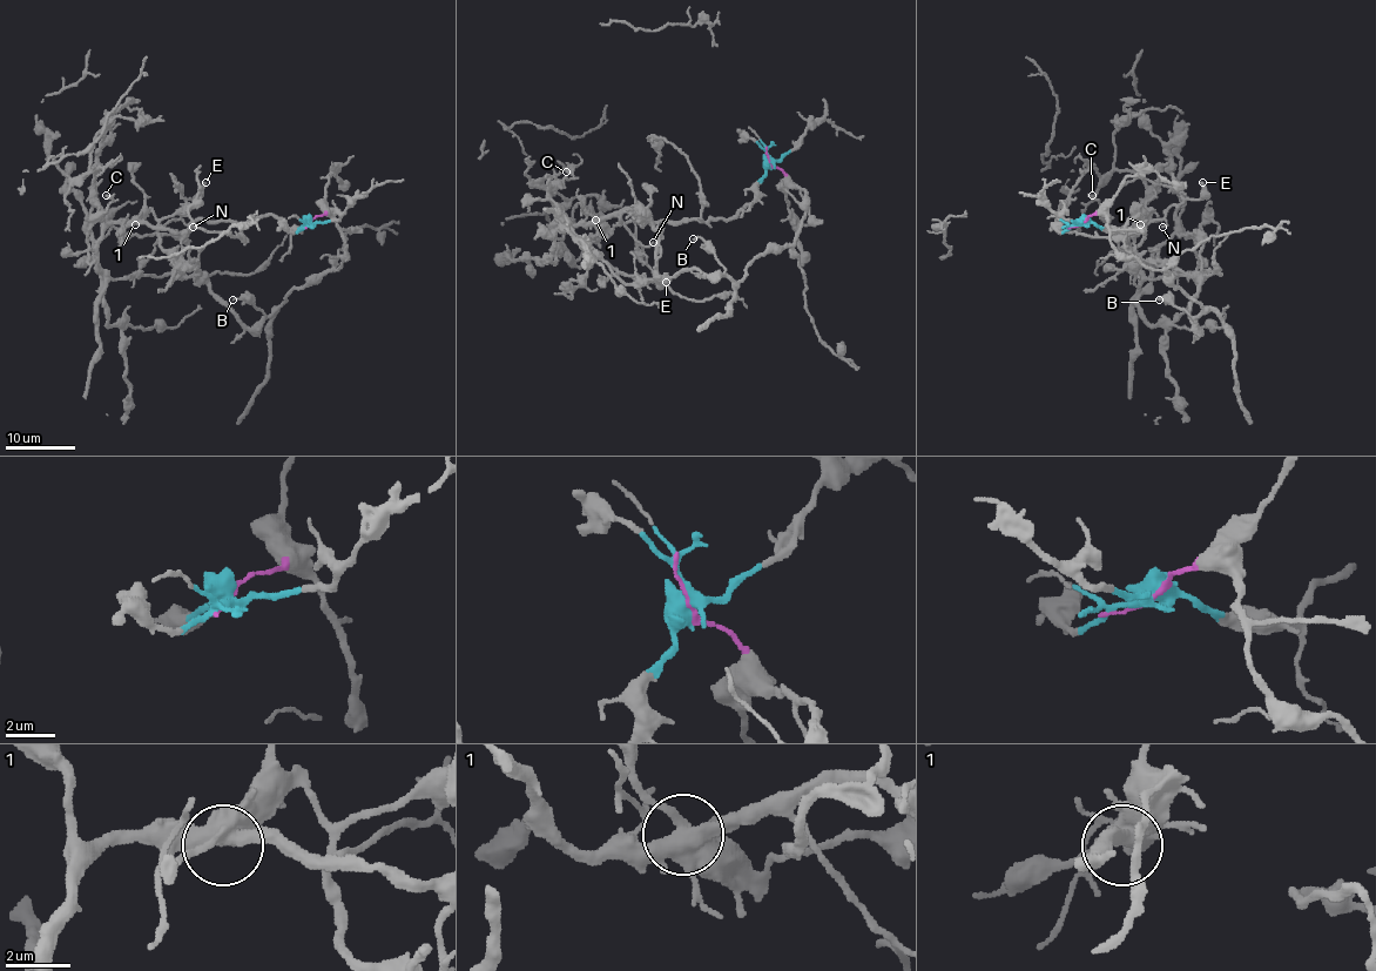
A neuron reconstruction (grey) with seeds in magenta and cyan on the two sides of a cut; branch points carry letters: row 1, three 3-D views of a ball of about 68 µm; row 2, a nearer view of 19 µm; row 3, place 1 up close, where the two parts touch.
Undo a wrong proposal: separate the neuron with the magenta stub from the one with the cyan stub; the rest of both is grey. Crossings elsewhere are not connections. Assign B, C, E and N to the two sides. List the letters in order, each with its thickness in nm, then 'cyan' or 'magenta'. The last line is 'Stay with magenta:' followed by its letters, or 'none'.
B: 140 nm thick; magenta
C: 150 nm thick; cyan
E: 320 nm thick; cyan
N: 140 nm thick; cyan
Stay with magenta: B

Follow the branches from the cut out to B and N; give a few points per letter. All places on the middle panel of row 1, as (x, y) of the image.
B: (769, 161), (803, 190), (805, 213), (796, 240), (770, 247), (734, 281), (701, 237), (692, 240)
N: (769, 161), (756, 200), (729, 218), (658, 222), (629, 208), (619, 213), (640, 243), (647, 247), (652, 241)

